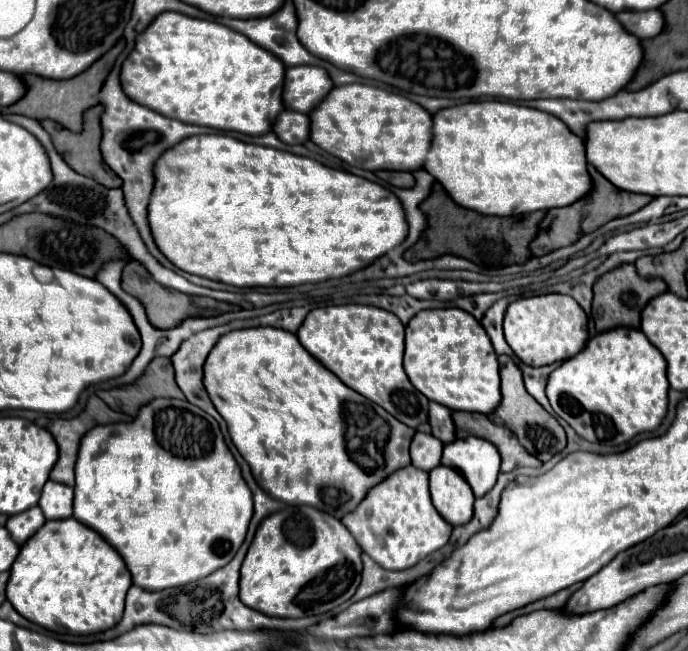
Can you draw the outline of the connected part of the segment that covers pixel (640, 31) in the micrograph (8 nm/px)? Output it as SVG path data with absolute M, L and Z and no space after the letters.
M650 9L650 11L624 11L618 13L616 19L624 25L626 31L640 39L650 39L660 33L660 27L664 27L664 19L660 19L660 9Z

